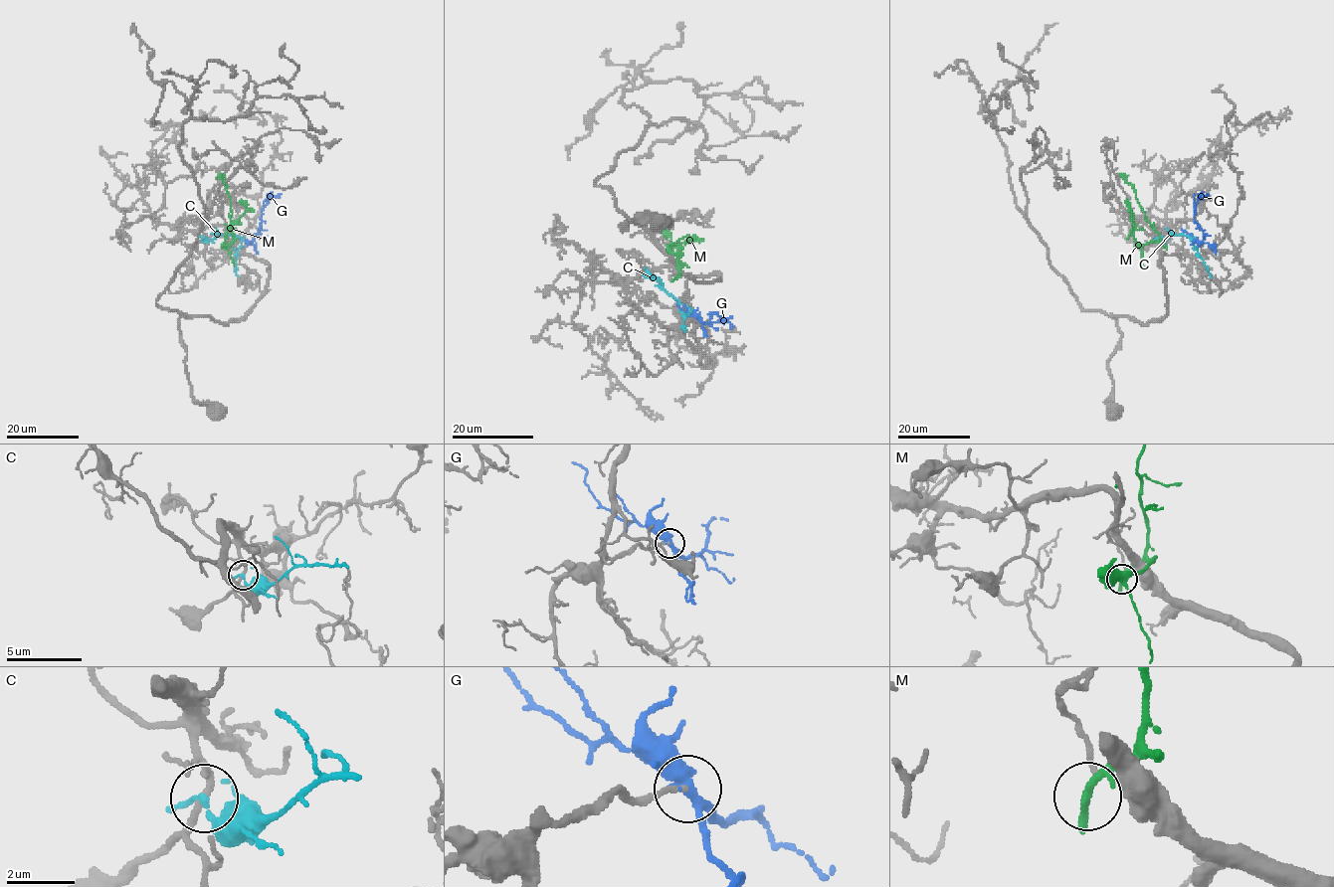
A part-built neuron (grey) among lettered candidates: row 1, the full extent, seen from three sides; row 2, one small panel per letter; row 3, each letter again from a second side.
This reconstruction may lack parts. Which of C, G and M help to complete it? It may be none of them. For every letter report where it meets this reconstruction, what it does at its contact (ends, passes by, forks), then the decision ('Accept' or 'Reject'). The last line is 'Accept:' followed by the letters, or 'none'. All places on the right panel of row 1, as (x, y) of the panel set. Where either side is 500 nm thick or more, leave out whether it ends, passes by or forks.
C: Touches grey at (1158, 237). It passes by. Reject
G: Touches grey at (1201, 243). It forks there. Accept
M: Touches grey at (1166, 247). It passes by. Reject
Accept: G

